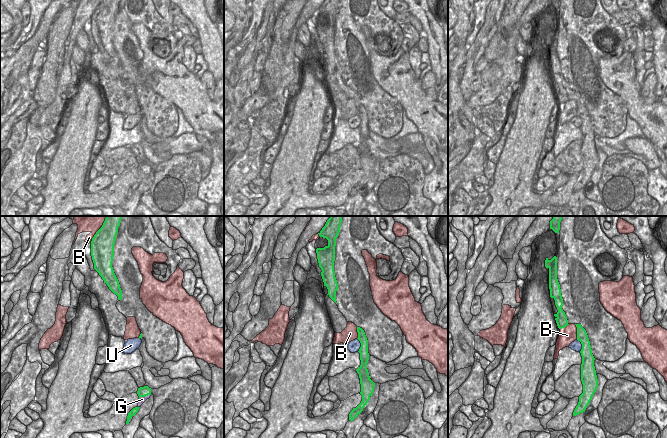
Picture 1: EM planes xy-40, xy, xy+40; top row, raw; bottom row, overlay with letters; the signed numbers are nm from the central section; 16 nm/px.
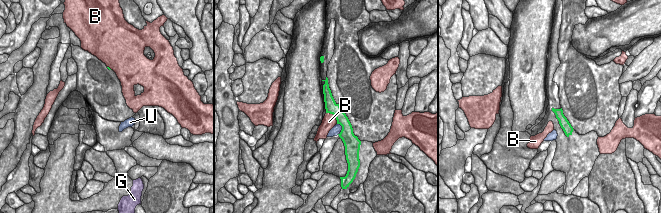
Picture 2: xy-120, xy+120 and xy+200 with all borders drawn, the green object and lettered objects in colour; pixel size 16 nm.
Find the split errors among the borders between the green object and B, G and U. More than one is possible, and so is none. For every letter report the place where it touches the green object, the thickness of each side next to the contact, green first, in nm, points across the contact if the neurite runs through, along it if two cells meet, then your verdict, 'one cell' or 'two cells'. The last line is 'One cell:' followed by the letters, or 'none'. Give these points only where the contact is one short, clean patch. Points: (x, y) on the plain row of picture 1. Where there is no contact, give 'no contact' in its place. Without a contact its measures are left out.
B: meets green in xy-40 at (96, 9); 380 nm thick on the green side, 140 nm on the other; two cells
G: meets green in xy-40 at (144, 172); 160 nm thick on the green side, 100 nm on the other; one cell
U: meets green in xy at (361, 121); 160 nm thick on the green side, 190 nm on the other; border along xy (357, 114), (360, 119), (358, 127); two cells
One cell: G

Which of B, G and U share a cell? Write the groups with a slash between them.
B / G / U

